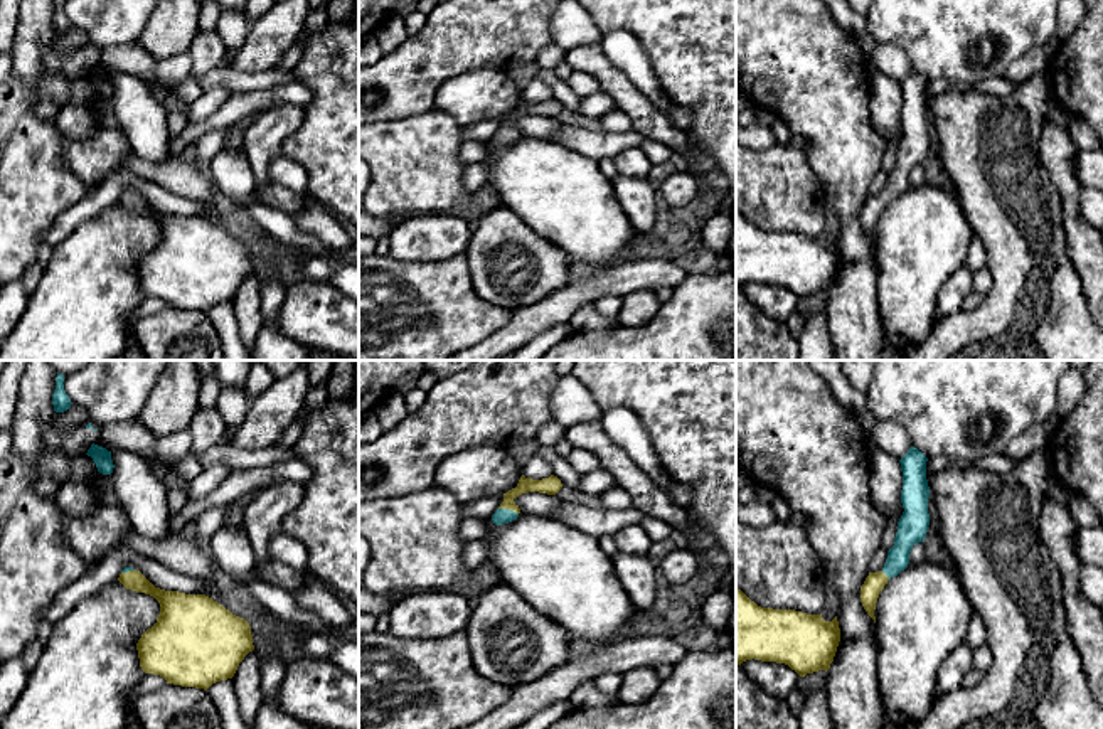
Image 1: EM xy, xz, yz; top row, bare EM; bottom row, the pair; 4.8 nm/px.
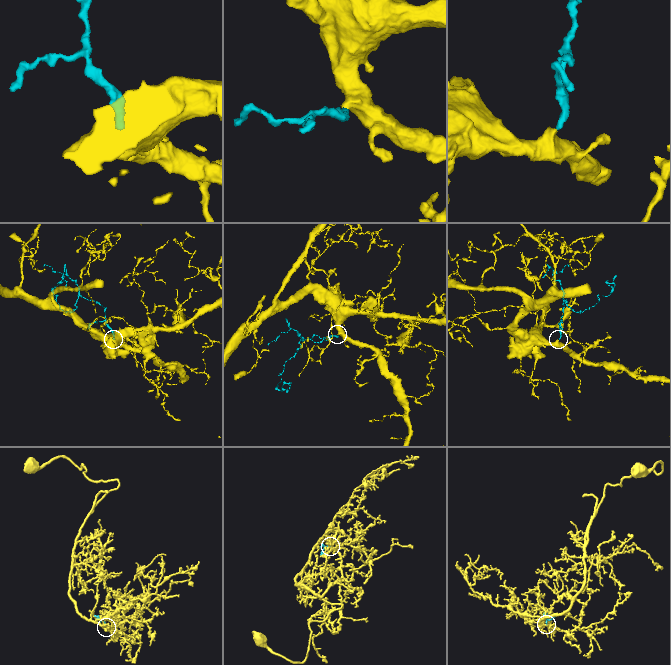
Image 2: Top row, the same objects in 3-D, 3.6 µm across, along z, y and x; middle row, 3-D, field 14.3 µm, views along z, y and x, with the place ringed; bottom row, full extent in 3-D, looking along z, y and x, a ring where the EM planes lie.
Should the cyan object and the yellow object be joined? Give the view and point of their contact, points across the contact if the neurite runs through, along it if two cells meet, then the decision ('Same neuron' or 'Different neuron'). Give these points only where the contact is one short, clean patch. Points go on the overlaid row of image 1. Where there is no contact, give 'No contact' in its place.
Touches cyan at xz (509, 510). Path across: xz (502, 516), (509, 510), (524, 485), (551, 485). Same neuron

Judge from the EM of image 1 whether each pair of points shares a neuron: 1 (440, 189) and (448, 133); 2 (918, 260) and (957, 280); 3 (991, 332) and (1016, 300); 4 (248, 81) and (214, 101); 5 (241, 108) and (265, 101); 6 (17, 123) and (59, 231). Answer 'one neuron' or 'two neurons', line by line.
1: one neuron
2: two neurons
3: one neuron
4: two neurons
5: one neuron
6: two neurons

